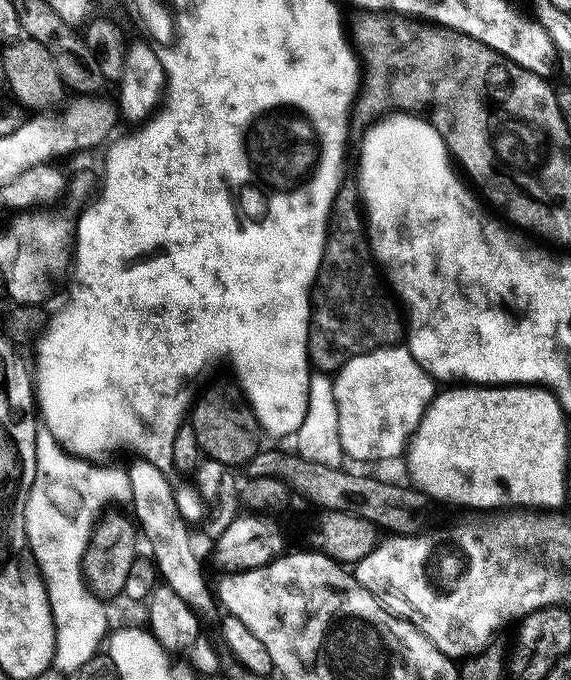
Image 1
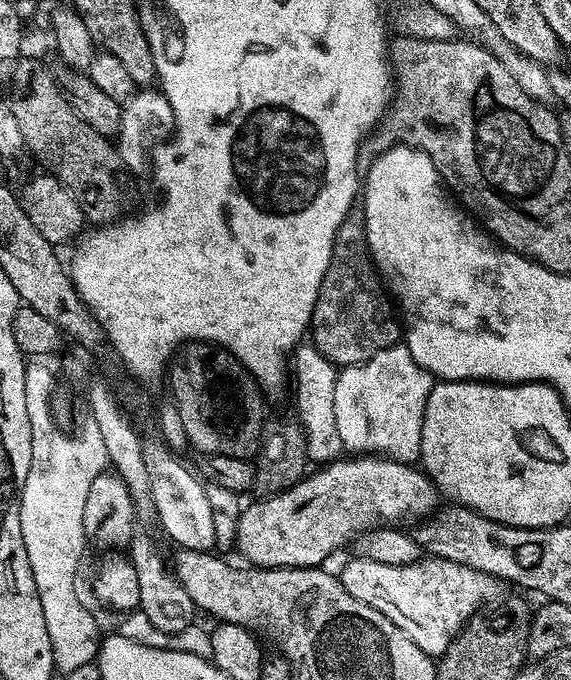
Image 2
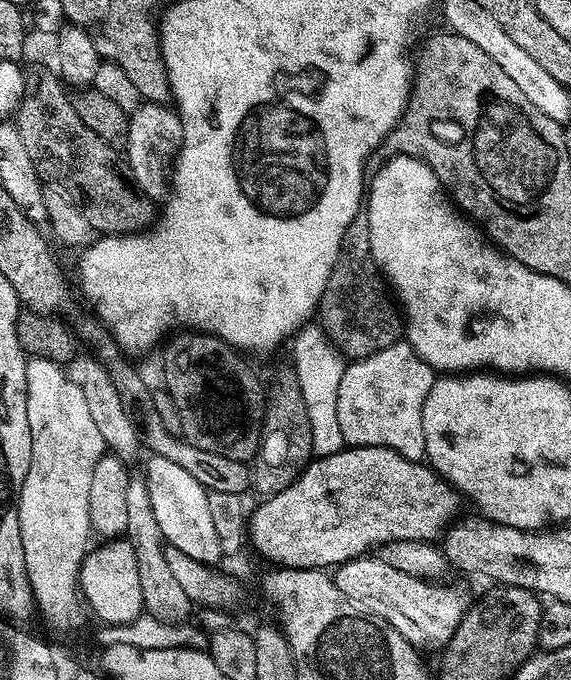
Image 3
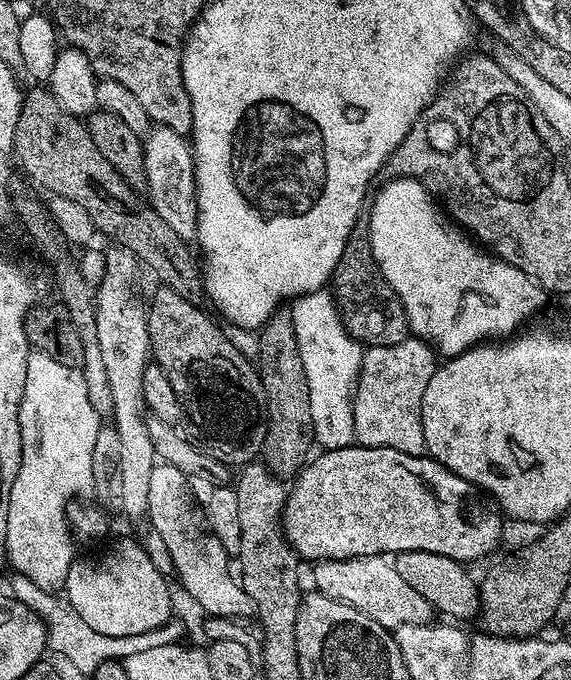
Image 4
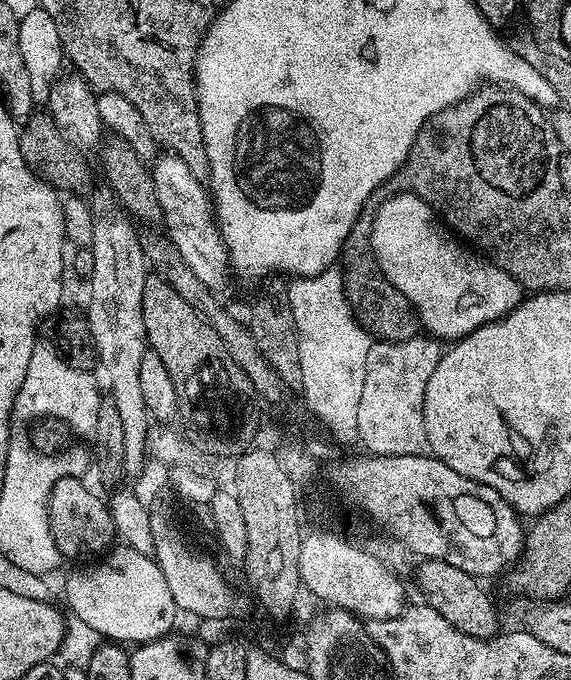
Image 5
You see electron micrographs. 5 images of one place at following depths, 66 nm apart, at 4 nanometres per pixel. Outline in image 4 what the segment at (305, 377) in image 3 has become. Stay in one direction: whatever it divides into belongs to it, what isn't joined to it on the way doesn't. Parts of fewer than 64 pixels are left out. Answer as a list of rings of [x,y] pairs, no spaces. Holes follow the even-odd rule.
[[[331,291],[307,292],[291,305],[294,333],[297,334],[298,351],[302,356],[309,387],[312,434],[317,445],[324,450],[342,450],[356,444],[352,394],[365,349],[344,328]]]

